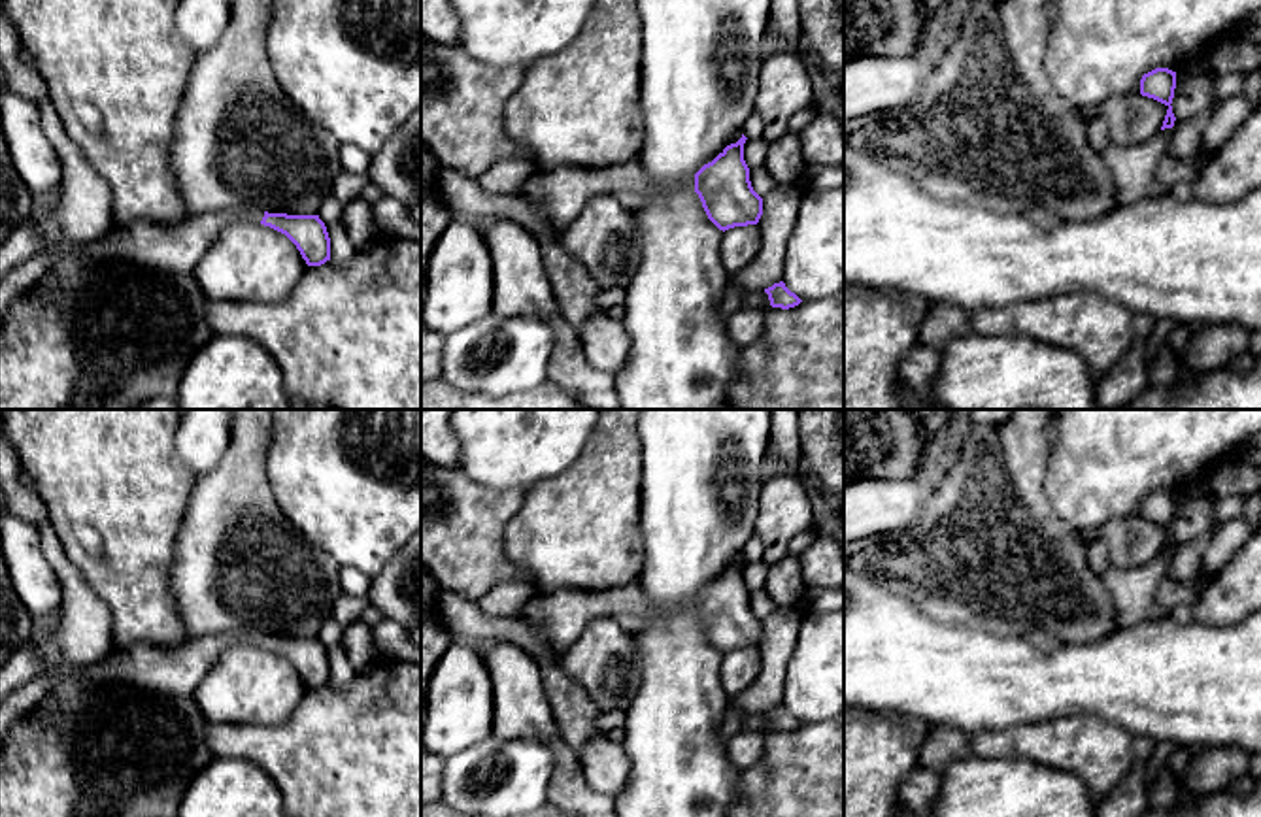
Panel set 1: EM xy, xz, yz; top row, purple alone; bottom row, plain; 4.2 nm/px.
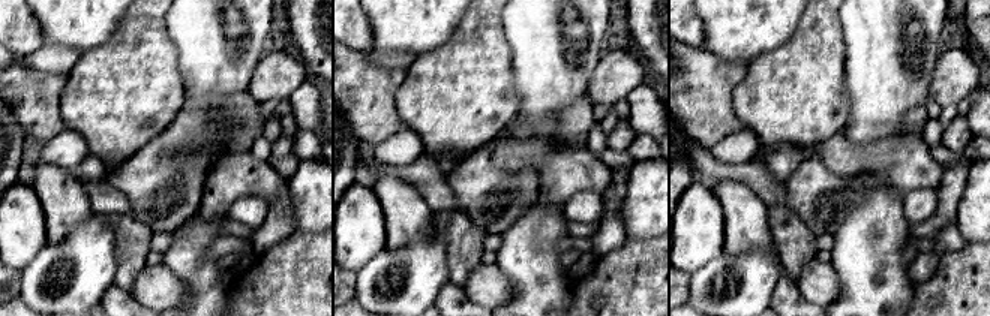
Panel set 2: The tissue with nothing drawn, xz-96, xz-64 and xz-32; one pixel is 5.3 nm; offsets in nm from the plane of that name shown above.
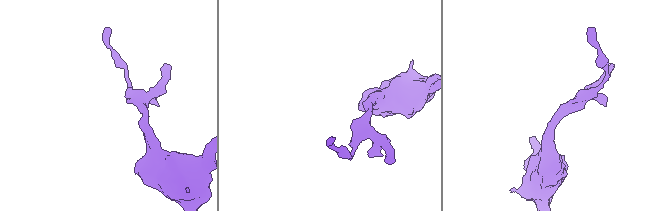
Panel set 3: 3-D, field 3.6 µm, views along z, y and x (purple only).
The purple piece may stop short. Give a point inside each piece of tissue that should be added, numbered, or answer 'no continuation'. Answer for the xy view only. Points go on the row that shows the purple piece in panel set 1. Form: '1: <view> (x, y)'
1: xy (176, 248)

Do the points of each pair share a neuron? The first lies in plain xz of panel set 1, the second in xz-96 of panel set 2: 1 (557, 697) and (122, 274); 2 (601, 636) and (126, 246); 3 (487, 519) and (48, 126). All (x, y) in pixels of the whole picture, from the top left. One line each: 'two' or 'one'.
1: one
2: two
3: one

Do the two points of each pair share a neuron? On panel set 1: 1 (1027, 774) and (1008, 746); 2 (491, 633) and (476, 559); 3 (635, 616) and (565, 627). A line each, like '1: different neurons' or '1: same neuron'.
1: different neurons
2: different neurons
3: same neuron

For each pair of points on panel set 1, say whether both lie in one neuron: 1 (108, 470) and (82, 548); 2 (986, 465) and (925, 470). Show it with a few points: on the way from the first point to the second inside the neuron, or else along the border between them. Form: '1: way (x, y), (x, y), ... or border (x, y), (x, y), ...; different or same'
1: way (108, 489), (108, 521), (100, 529); same
2: border (942, 466), (925, 485); different

